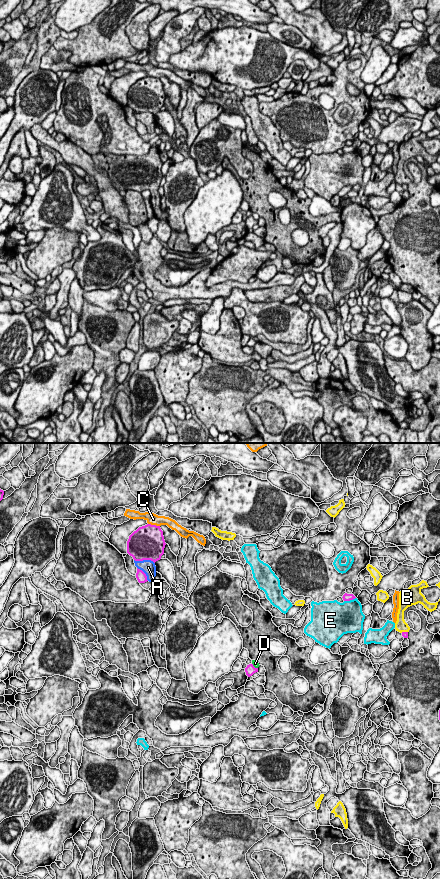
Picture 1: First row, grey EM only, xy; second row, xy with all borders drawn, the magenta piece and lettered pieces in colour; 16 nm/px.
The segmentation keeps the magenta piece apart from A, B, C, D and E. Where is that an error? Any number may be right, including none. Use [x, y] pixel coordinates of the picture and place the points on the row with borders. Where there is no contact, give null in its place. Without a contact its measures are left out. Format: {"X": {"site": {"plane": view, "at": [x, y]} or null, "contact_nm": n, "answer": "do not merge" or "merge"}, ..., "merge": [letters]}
{"A": {"site": {"plane": "xy", "at": [144, 559]}, "contact_nm": 340, "answer": "do not merge"}, "B": {"site": {"plane": "xy", "at": [404, 632]}, "contact_nm": 110, "answer": "do not merge"}, "C": {"site": {"plane": "xy", "at": [154, 525]}, "contact_nm": 200, "answer": "do not merge"}, "D": {"site": {"plane": "xy", "at": [253, 666]}, "contact_nm": 130, "answer": "do not merge"}, "E": {"site": {"plane": "xy", "at": [349, 600]}, "contact_nm": 200, "answer": "do not merge"}, "merge": []}

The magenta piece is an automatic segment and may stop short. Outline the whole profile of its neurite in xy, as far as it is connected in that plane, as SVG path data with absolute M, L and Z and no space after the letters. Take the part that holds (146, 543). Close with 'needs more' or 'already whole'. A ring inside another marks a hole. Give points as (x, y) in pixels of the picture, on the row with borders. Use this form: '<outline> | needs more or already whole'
M147 524L134 531L127 541L127 553L135 561L151 560L154 563L164 554L165 540L160 526Z | already whole

